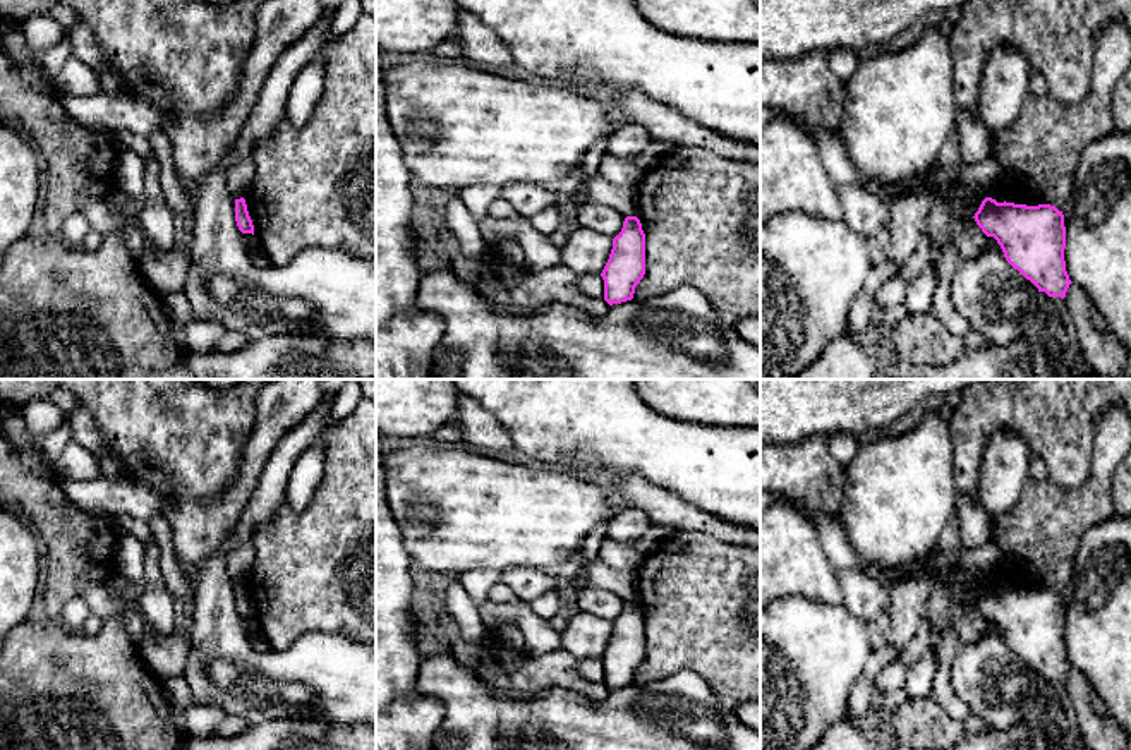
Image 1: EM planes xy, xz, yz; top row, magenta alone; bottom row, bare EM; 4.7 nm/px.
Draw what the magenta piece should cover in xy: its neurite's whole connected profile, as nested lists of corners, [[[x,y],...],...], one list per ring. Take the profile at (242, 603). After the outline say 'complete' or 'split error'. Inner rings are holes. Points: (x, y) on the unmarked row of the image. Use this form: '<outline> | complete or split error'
[[[235,584],[235,606],[242,618],[252,618],[254,620],[254,609],[247,596],[245,584]]] | complete

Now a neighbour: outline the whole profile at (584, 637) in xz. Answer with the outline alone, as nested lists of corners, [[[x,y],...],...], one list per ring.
[[[580,611],[561,632],[561,649],[573,659],[601,659],[613,633],[613,623]]]

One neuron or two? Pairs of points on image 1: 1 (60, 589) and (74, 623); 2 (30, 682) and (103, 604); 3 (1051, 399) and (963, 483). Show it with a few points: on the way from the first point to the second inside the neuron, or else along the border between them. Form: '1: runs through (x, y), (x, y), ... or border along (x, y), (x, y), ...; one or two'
1: border along (79, 594), (66, 603), (59, 620); two
2: border along (103, 620), (119, 615), (126, 632), (136, 642); two
3: runs through (1020, 399), (1011, 399), (968, 441), (968, 452); one

